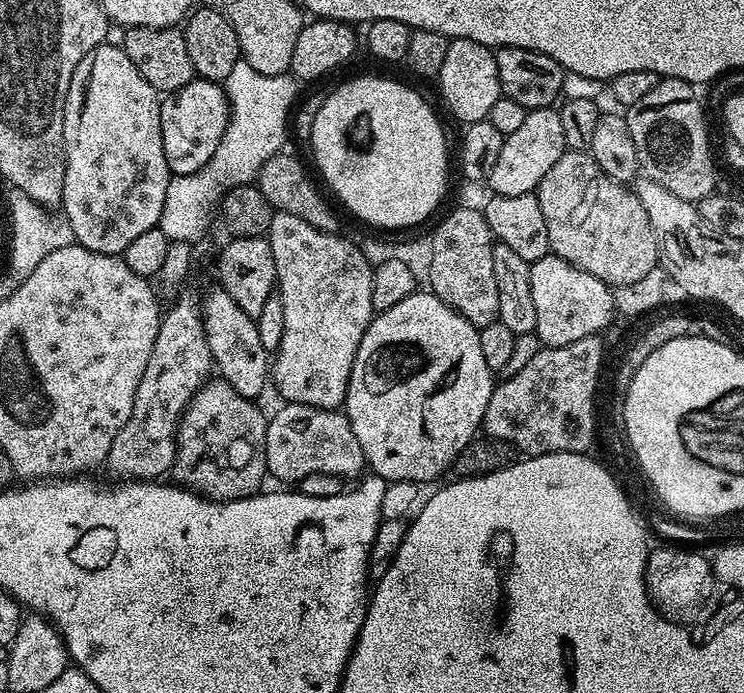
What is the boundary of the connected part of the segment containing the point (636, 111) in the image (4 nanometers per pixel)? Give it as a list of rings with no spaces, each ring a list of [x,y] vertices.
[[[661,79],[634,106],[626,109],[630,138],[638,146],[638,162],[643,175],[658,186],[666,186],[678,198],[698,202],[717,191],[716,164],[708,145],[708,124],[704,121],[705,105],[696,97],[697,89],[685,80]]]

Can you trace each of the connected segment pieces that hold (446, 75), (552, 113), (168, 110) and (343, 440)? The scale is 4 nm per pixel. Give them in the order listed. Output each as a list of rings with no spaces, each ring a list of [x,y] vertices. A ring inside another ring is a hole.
[[[470,38],[449,39],[446,59],[442,61],[438,83],[445,106],[452,111],[454,119],[460,120],[461,125],[486,120],[490,109],[494,107],[494,102],[498,102],[502,94],[498,82],[498,62],[495,51]]]
[[[555,107],[533,108],[528,111],[519,130],[504,137],[498,163],[490,170],[486,184],[498,196],[535,193],[536,187],[546,174],[562,158],[567,149],[566,137],[562,130],[562,118]]]
[[[193,78],[177,92],[167,93],[161,99],[162,146],[172,176],[194,174],[194,170],[202,170],[210,162],[214,150],[218,150],[218,142],[222,142],[229,115],[228,95],[223,87],[206,79]]]
[[[285,403],[276,413],[268,416],[268,429],[266,430],[266,466],[268,476],[276,480],[305,480],[310,474],[334,474],[341,478],[349,478],[366,461],[362,454],[362,446],[358,446],[358,438],[354,438],[354,430],[350,426],[347,415],[343,411],[331,408],[315,408],[305,404]]]

